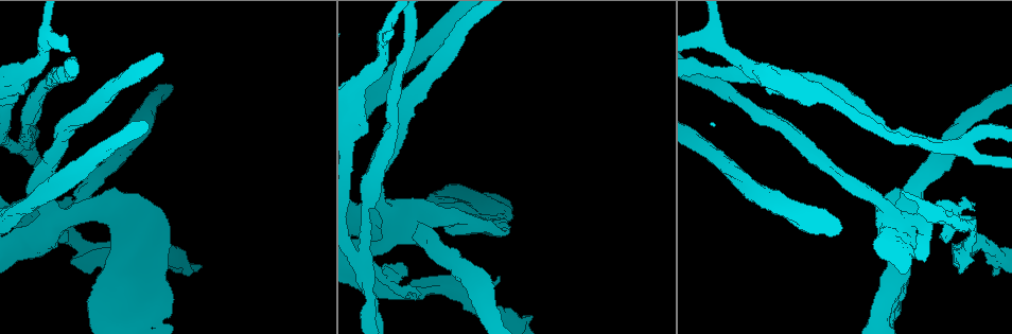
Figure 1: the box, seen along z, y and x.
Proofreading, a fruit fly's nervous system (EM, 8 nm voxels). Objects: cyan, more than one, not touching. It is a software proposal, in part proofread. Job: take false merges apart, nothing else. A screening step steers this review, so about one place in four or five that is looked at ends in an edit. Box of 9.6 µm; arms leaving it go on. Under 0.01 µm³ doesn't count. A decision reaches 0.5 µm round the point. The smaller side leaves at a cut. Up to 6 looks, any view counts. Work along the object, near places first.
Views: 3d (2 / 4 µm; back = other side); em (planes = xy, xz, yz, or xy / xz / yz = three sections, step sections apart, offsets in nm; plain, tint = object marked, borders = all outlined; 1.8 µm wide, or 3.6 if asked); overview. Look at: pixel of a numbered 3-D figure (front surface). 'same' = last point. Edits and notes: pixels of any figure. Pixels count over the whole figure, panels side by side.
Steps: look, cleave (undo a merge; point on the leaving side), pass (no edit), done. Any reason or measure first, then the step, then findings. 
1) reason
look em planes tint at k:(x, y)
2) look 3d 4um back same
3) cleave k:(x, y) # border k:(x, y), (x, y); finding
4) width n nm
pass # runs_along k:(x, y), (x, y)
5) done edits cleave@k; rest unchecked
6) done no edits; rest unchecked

calibre changes
look em planes tint at 1:(393, 283)

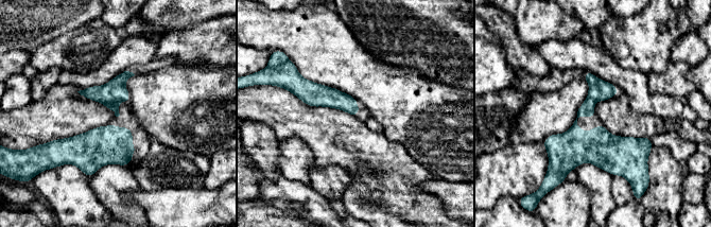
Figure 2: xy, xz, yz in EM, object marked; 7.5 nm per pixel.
cleave 2:(114, 90) # border 2:(118, 100), (104, 104); two neurons meet here

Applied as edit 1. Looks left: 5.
look overview

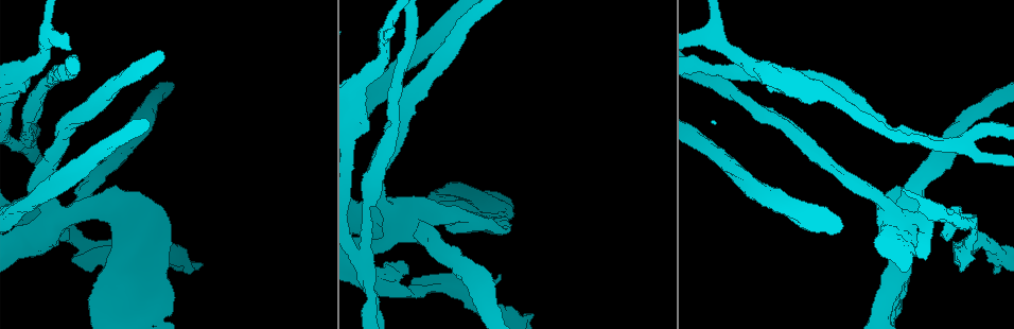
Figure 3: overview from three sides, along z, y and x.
three-way junction
look 3d 2um at 3:(961, 143)

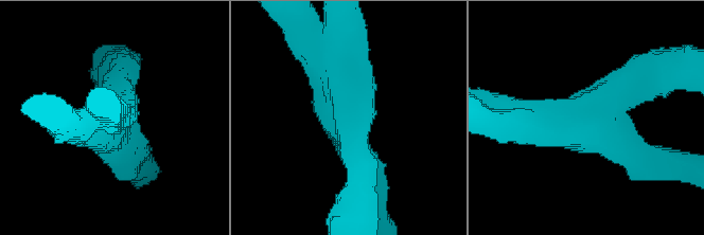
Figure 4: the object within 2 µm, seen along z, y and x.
arms 3; arm_widths 200, 220, 280 nm
look em planes borders at 4:(595, 108)

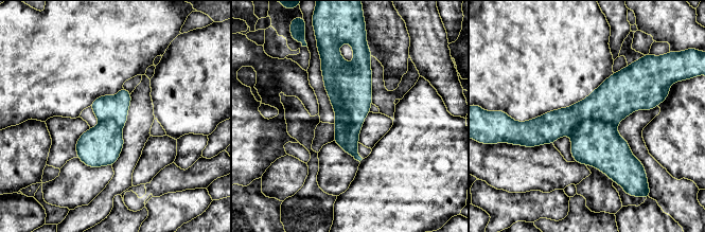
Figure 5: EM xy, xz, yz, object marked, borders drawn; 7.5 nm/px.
cleave 5:(615, 99) # border 5:(616, 124), (583, 121), (568, 135); a second neuron is stuck on

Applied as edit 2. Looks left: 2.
done edits cleave@2, cleave@5; rest unchecked

